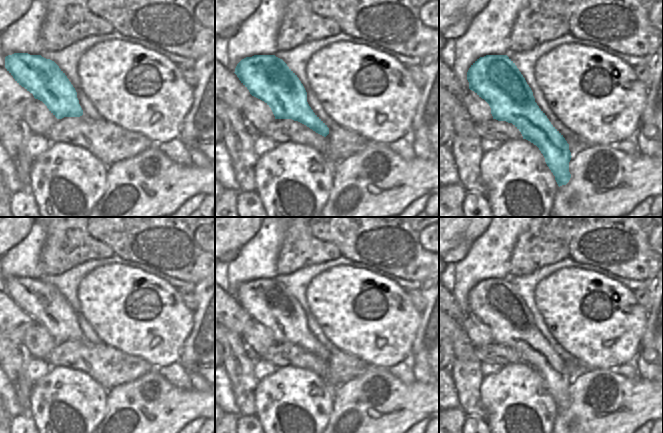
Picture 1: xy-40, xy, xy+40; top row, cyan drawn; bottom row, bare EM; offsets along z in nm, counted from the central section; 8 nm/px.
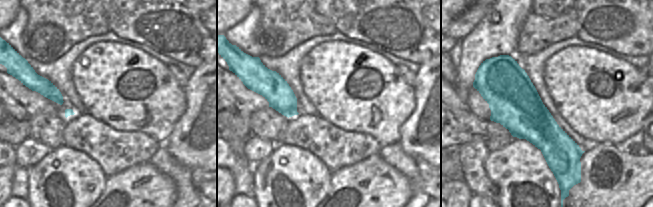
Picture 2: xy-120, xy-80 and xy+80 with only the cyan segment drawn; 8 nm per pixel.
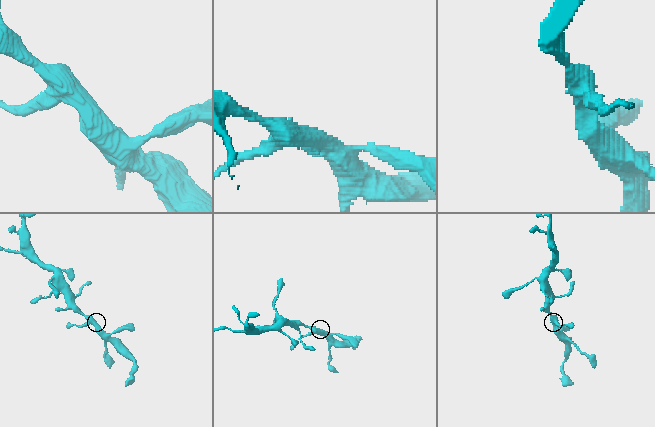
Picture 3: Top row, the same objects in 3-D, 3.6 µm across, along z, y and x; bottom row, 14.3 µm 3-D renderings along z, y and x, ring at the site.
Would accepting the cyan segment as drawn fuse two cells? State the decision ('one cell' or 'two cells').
one cell

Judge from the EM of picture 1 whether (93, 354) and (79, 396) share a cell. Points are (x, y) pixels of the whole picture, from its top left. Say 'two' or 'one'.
two

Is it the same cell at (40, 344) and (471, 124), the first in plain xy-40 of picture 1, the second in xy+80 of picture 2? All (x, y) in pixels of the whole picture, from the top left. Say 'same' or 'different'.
different

